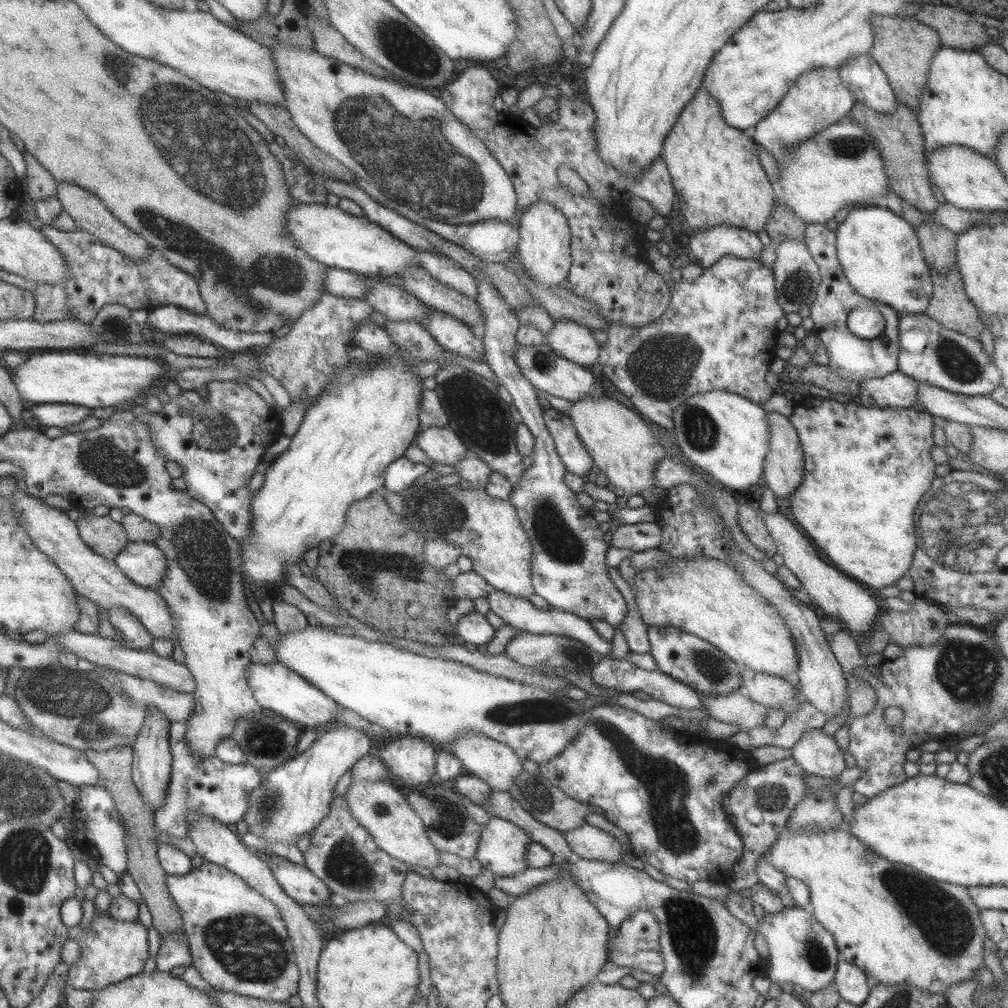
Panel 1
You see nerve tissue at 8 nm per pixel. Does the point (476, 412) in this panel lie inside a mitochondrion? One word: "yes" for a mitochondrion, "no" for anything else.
yes

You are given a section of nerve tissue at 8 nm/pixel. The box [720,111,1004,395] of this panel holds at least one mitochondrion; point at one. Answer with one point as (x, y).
(958, 363)

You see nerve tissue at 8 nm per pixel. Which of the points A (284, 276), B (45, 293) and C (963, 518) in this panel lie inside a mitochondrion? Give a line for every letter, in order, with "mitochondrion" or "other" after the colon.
A: mitochondrion
B: other
C: mitochondrion

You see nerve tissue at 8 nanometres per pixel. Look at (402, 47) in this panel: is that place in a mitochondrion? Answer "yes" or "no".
yes

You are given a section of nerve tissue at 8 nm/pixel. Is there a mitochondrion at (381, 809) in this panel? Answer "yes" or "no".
no

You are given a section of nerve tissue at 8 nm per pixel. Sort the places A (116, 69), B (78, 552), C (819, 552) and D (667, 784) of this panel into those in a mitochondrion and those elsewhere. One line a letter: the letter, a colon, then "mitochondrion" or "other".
A: mitochondrion
B: other
C: other
D: mitochondrion

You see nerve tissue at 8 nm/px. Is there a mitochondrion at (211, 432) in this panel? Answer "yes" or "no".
yes

